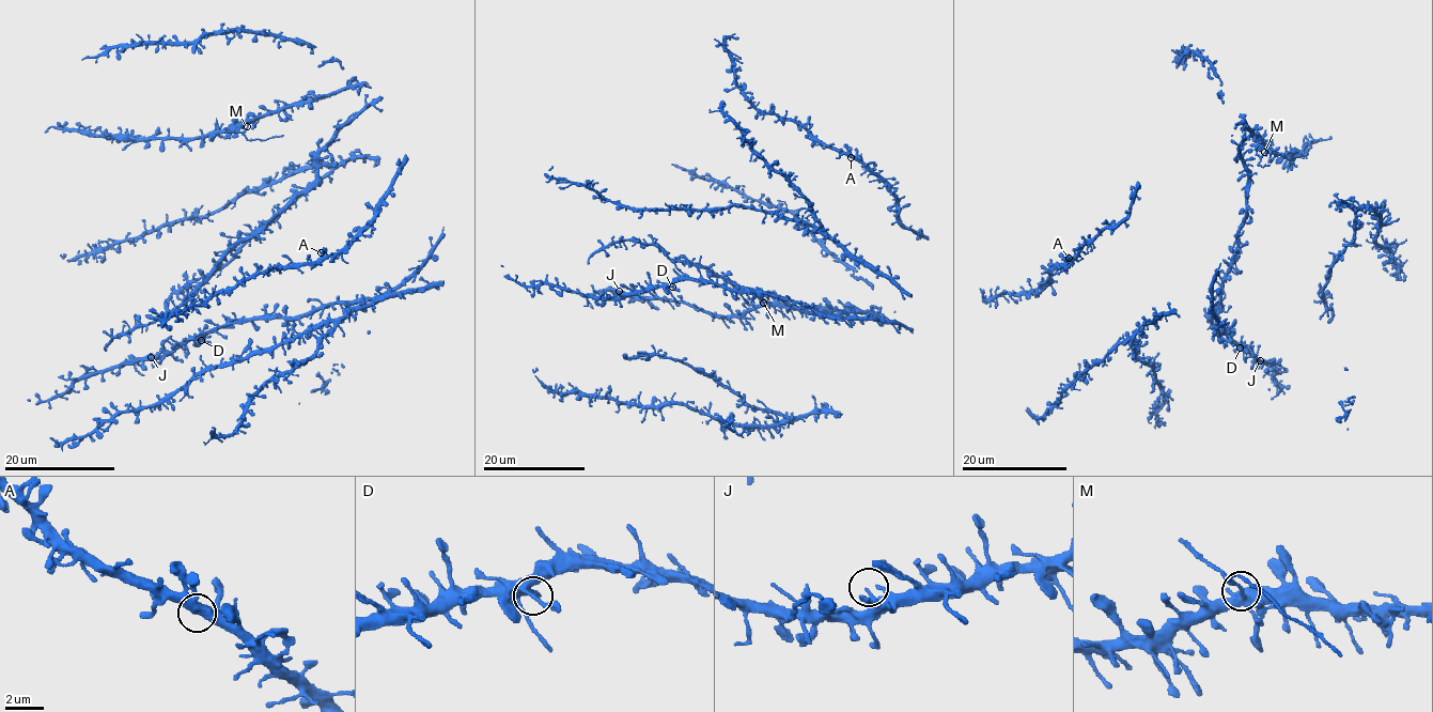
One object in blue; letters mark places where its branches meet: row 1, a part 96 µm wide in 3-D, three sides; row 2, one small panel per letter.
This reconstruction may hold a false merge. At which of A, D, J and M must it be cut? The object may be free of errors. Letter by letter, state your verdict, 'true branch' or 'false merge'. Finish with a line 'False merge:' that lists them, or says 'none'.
A: true branch
D: true branch
J: true branch
M: false merge
False merge: M

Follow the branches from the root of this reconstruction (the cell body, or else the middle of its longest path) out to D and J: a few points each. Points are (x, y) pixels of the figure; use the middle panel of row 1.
D: (697, 280), (678, 280), (672, 287)
J: (697, 280), (674, 280), (644, 290), (621, 293), (619, 291)

